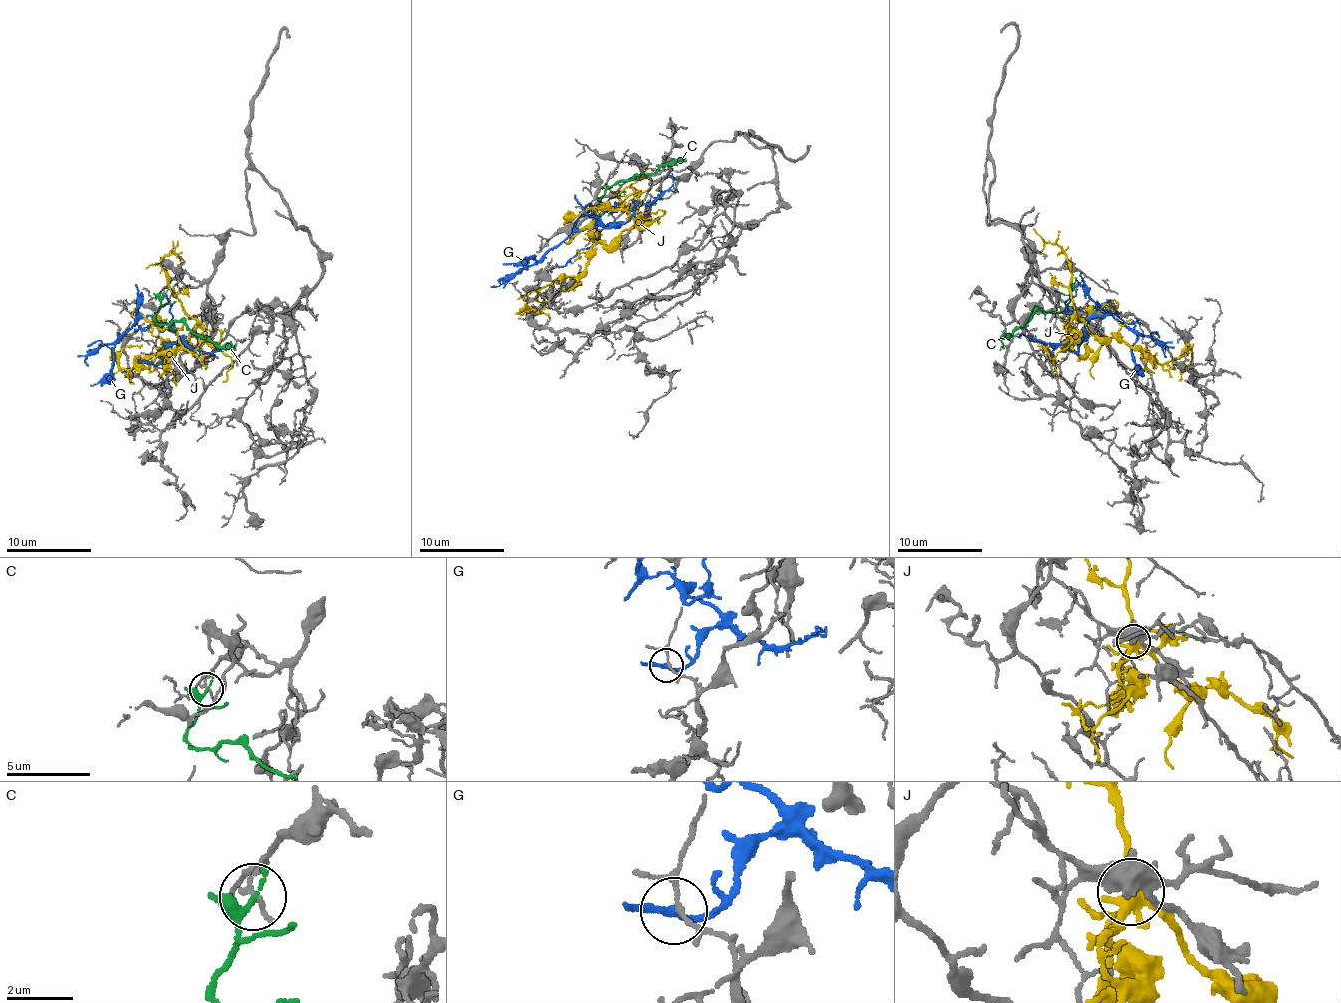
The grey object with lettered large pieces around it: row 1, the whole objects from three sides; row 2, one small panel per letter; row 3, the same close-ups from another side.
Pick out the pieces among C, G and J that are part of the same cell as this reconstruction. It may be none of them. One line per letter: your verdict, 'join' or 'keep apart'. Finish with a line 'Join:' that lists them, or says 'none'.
C: keep apart
G: keep apart
J: keep apart
Join: none

